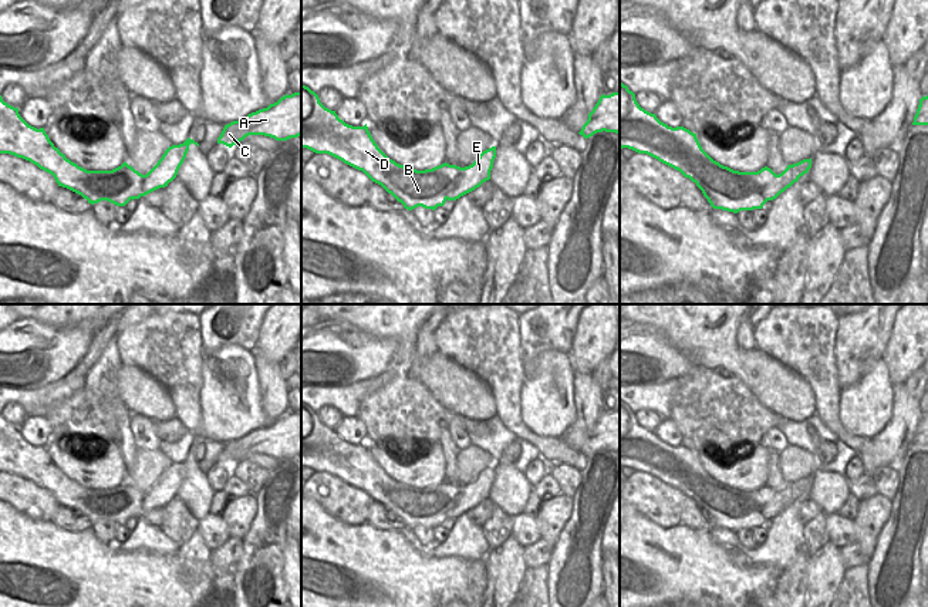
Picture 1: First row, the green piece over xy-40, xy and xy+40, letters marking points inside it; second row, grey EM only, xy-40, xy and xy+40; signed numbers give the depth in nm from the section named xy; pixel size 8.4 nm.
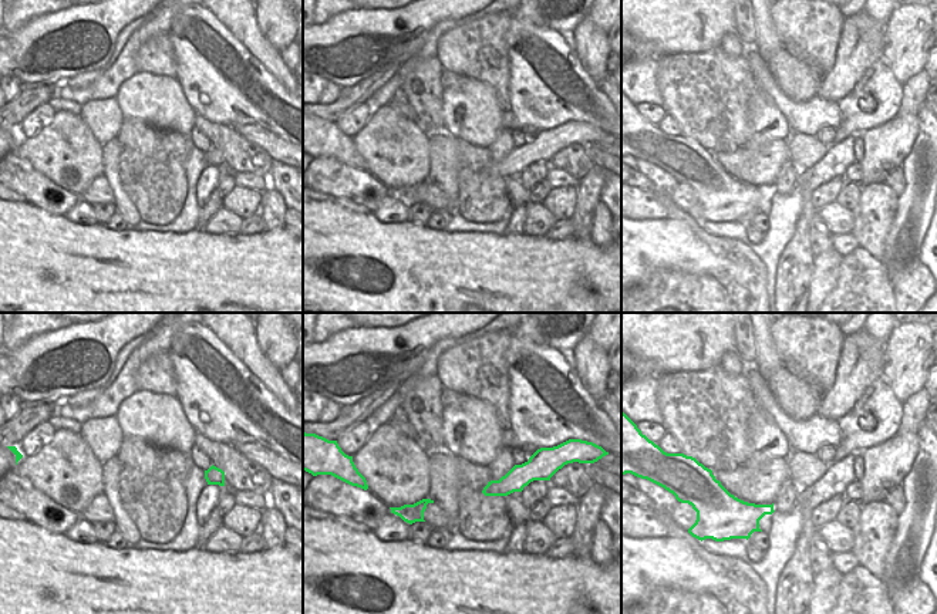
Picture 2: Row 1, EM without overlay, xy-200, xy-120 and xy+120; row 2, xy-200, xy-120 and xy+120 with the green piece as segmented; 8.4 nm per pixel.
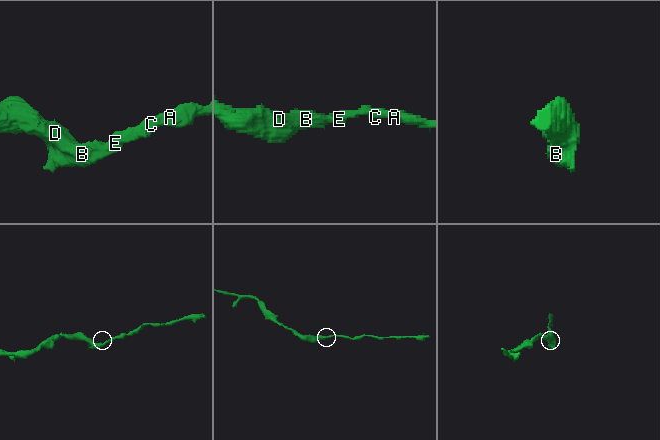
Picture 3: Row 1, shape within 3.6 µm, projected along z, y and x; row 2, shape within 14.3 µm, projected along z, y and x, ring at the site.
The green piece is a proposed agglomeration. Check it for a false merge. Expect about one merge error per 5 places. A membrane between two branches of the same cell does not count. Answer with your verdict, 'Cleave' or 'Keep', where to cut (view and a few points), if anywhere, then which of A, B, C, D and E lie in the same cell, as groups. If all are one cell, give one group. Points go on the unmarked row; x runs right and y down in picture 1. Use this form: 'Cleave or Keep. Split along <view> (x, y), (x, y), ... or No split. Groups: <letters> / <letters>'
Keep. No split. Groups: A B C D E.

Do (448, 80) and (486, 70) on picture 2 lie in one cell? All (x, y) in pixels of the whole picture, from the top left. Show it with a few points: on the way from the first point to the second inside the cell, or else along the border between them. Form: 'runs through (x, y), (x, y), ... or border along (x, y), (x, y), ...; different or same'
border along (445, 70), (455, 71), (464, 77); different

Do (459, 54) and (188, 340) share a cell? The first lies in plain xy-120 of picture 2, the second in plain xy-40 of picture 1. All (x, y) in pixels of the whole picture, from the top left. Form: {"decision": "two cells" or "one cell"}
{"decision": "one cell"}

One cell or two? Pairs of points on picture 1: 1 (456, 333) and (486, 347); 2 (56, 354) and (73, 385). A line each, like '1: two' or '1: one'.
1: one
2: two

